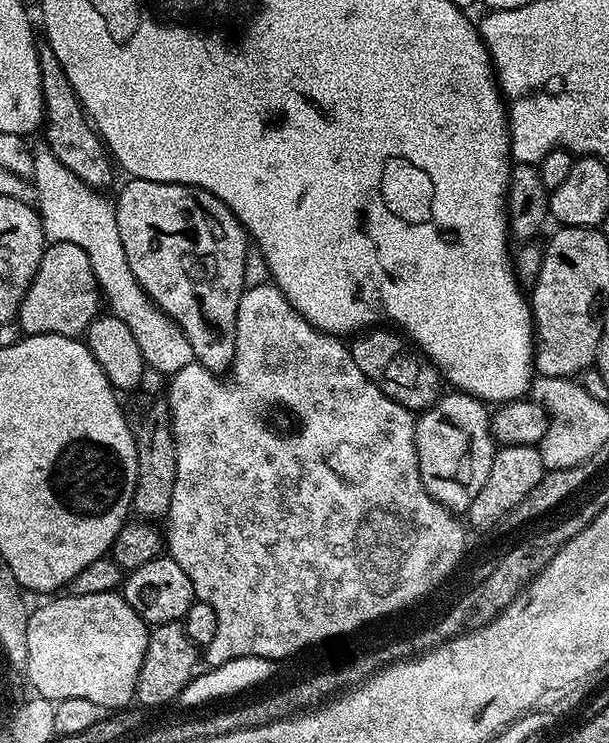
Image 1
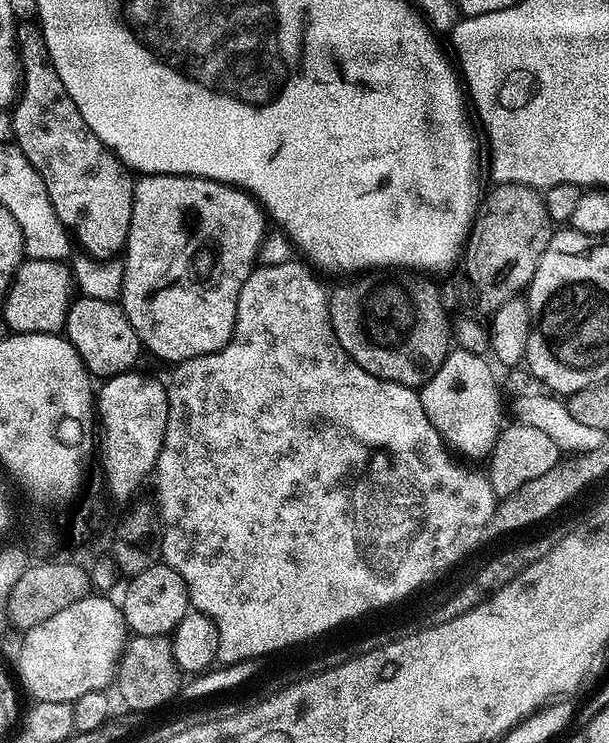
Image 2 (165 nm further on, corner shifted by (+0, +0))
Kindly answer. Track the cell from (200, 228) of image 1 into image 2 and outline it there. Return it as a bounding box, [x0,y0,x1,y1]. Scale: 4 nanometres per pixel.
[122,172,265,366]

